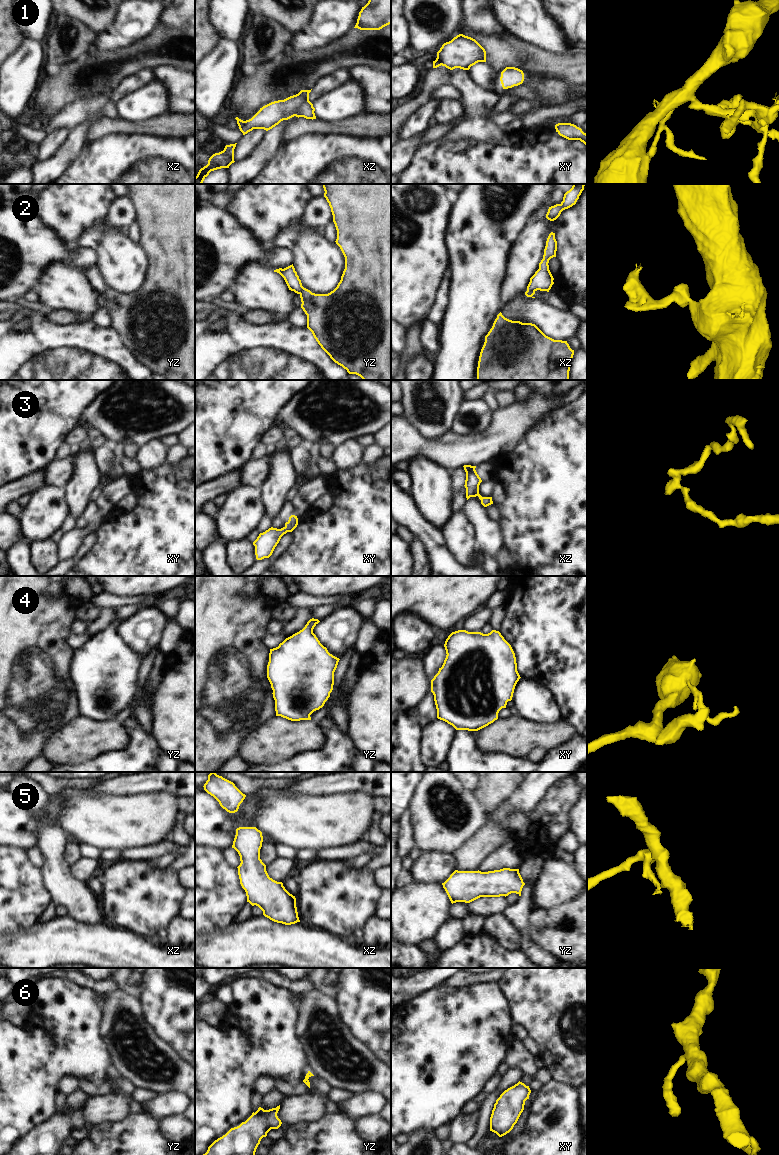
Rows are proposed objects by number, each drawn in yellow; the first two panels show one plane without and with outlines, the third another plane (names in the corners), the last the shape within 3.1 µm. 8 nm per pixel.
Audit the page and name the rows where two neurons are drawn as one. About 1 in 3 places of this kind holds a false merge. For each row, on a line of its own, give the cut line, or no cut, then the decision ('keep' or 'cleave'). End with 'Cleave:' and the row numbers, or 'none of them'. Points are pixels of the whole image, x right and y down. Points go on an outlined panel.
1: cut xz (244, 121), (239, 127); cleave
2: cut yz (303, 287), (299, 293); cleave
3: cut none; keep
4: cut none; keep
5: cut none; keep
6: cut none; keep
Cleave: 1, 2

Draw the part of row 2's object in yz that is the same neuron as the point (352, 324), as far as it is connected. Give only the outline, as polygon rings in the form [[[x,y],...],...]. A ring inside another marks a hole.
[[[322,184],[337,230],[336,244],[345,257],[345,269],[337,287],[328,294],[315,294],[306,288],[300,293],[301,308],[307,315],[307,328],[330,358],[363,380],[391,380],[391,184]]]

